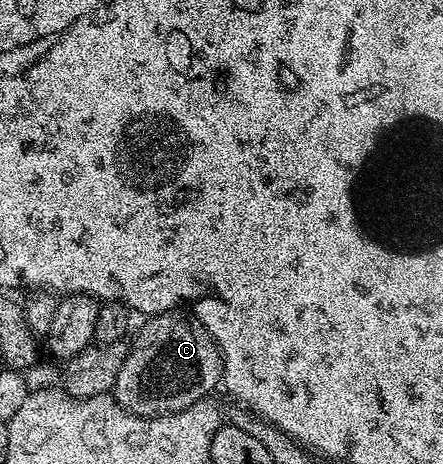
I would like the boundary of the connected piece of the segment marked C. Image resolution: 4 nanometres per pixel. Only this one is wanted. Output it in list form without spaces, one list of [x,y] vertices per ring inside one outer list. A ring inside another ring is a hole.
[[[182,314],[151,316],[145,321],[146,325],[139,330],[138,337],[136,337],[137,332],[133,337],[130,344],[130,353],[124,358],[124,366],[120,366],[120,374],[116,374],[116,382],[112,393],[113,400],[125,412],[143,418],[175,416],[177,412],[182,412],[193,404],[203,403],[209,397],[206,395],[214,387],[219,387],[222,379],[222,354],[218,350],[218,345],[203,330],[201,324],[191,322],[189,319],[186,321],[184,317],[178,315]],[[162,367],[166,367],[166,372],[170,377],[167,380],[154,381],[154,376],[161,374]]]

